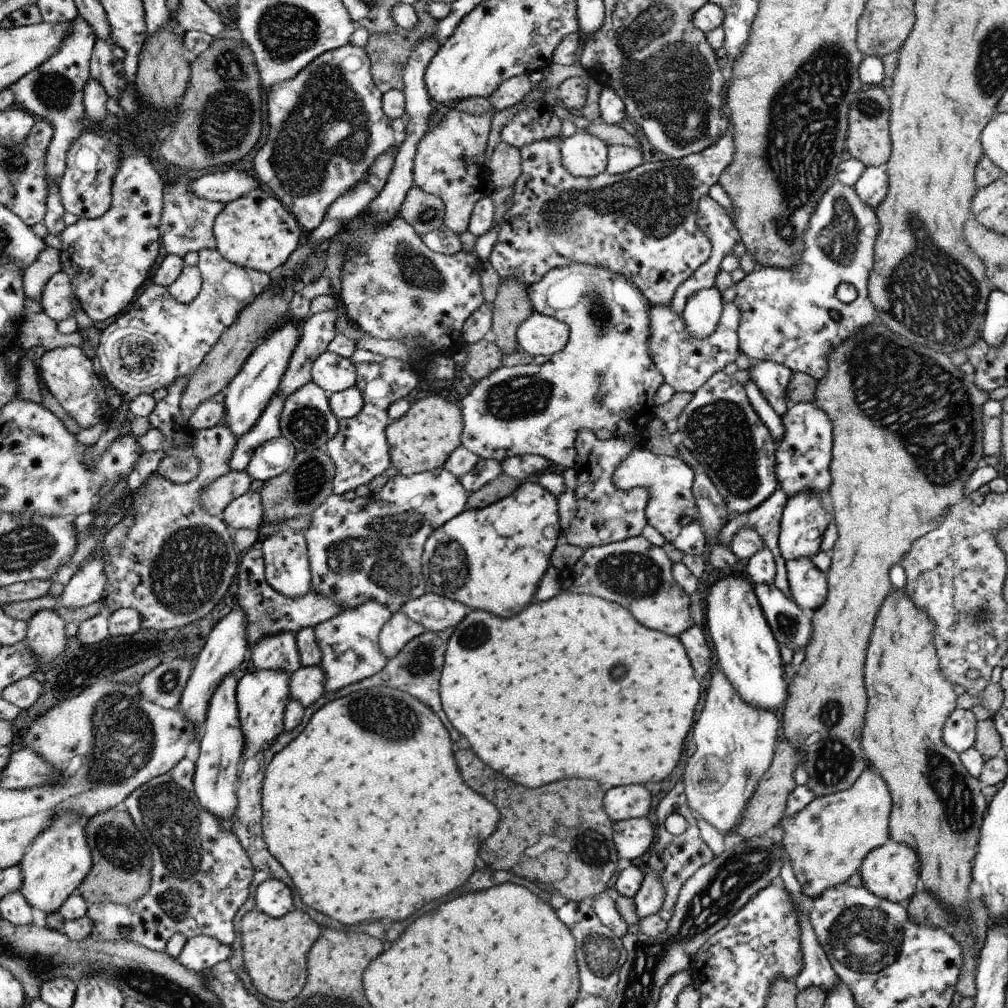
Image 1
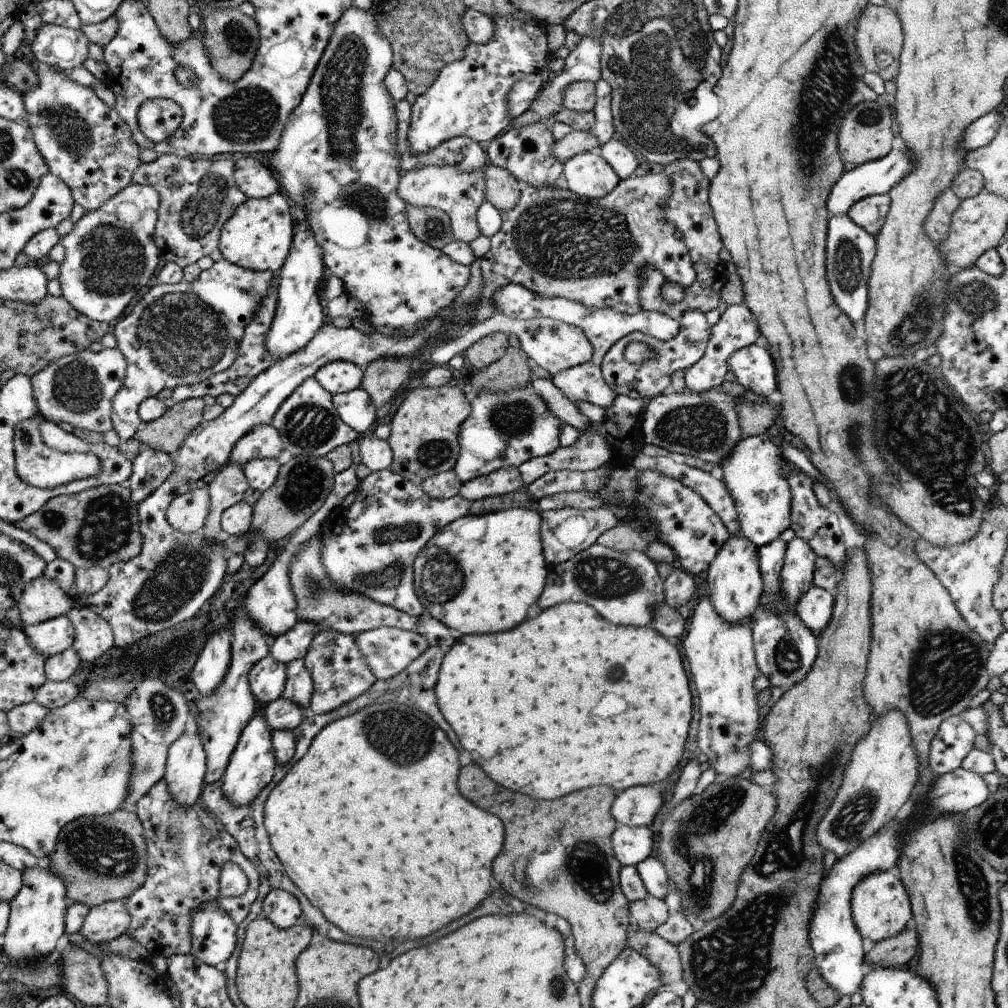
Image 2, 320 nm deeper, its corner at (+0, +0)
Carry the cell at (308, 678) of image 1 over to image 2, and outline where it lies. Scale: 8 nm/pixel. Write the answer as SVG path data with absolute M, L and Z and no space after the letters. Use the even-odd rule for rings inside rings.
M281 697L266 706L264 718L266 718L268 726L270 726L270 731L294 731L294 728L297 728L306 717L302 712L304 710L300 708L300 704L294 704L292 700Z

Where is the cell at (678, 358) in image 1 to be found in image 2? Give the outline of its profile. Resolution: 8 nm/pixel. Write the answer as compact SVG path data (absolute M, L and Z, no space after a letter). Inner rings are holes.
M745 304L728 307L726 312L721 315L720 321L712 326L712 336L704 356L685 372L687 390L701 394L721 387L725 382L724 377L728 374L728 361L731 360L732 354L754 344L759 336L757 321L750 308Z

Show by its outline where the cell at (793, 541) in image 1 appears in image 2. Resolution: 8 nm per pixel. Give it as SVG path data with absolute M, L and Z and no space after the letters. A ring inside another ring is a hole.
M795 537L791 542L786 543L784 556L784 565L780 570L780 584L786 596L782 598L782 602L790 610L795 610L800 596L813 586L817 555L808 546L808 542Z

